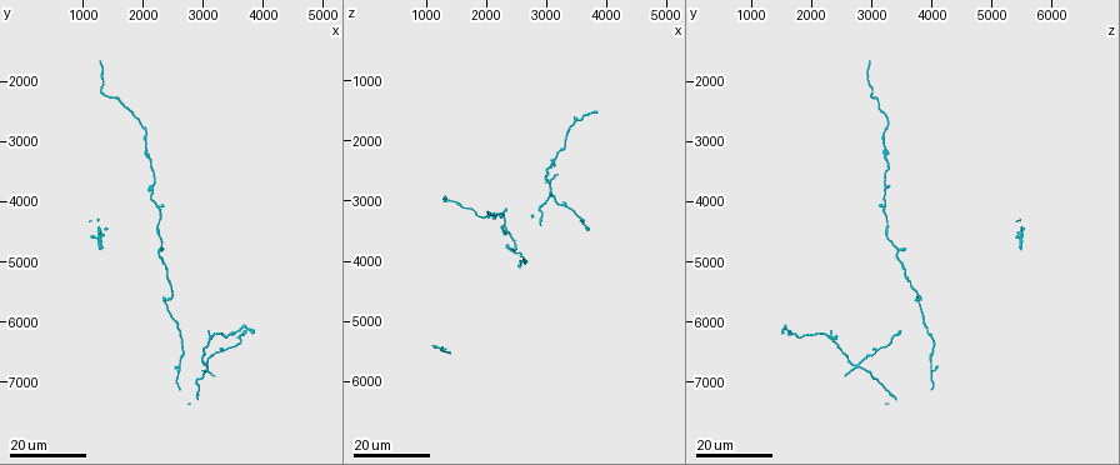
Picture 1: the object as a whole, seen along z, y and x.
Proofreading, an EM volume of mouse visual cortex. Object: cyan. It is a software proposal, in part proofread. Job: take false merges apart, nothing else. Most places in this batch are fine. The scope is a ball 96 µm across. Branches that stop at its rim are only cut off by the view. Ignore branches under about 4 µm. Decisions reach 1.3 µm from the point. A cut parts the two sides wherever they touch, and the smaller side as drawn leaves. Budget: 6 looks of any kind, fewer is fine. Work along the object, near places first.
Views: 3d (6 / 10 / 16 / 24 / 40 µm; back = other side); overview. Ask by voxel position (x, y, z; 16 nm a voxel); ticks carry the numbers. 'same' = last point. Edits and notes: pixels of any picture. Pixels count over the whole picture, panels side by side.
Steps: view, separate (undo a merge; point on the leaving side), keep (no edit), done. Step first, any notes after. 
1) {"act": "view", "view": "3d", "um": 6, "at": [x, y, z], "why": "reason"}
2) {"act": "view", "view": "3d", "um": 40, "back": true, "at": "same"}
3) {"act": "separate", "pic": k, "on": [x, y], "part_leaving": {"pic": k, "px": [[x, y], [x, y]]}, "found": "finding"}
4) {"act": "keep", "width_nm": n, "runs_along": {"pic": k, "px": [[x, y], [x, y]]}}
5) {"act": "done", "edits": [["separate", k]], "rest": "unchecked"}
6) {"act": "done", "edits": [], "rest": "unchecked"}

{"act": "view", "view": "3d", "um": 24, "at": [2250, 4800, 3450], "why": "three arms meet"}

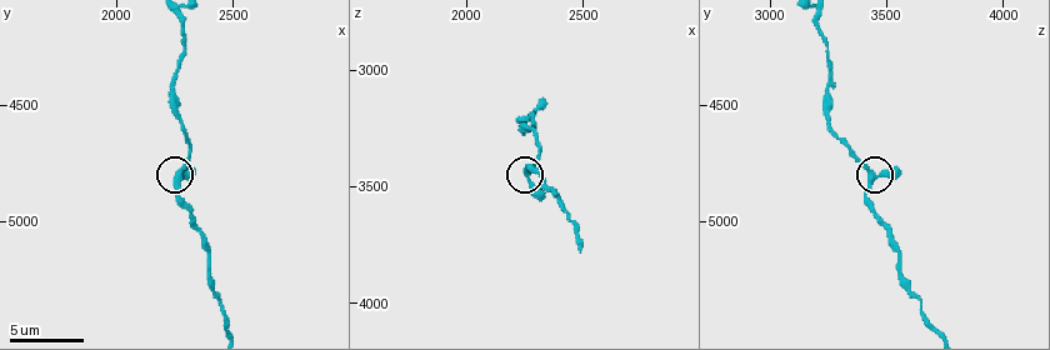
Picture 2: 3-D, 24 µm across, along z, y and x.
{"act": "view", "view": "3d", "um": 6, "at": [2270, 4810, 3450]}

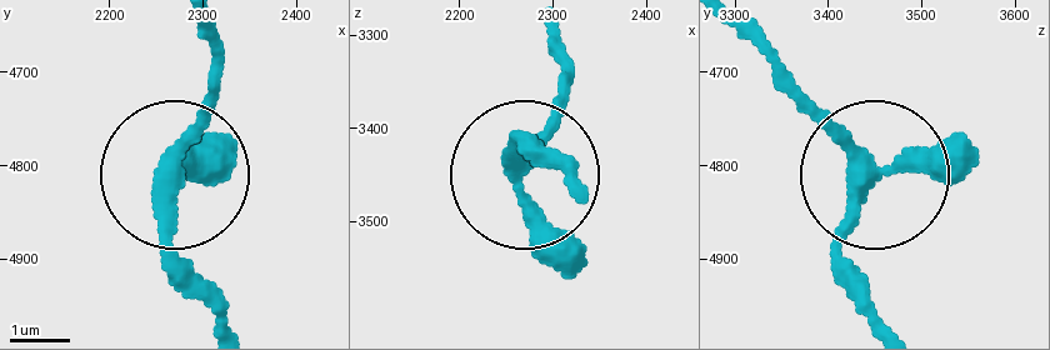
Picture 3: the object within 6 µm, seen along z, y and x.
{"act": "keep", "side_arm_um": 39, "runs_along": {"pic": 3, "px": [[884, 324], [839, 234], [864, 160], [794, 75]]}, "found": "continuous, no second cell"}

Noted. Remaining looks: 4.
{"act": "view", "view": "3d", "um": 24, "at": [3100, 6700, 2750], "why": "four-way junction"}

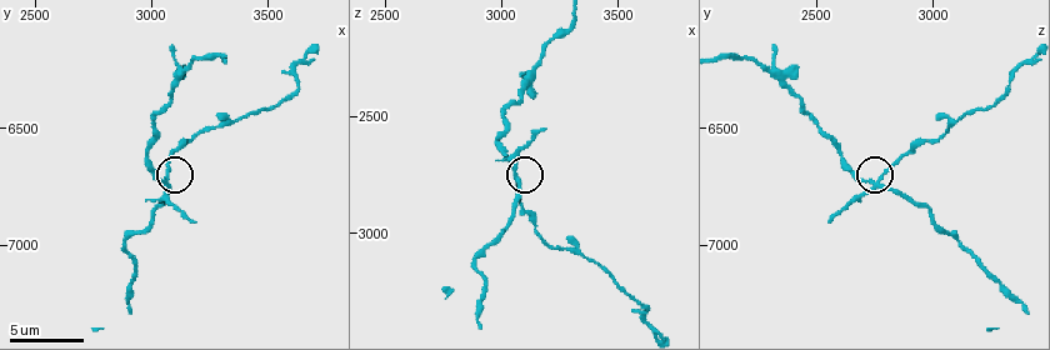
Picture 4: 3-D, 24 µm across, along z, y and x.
{"act": "view", "view": "3d", "um": 6, "at": [3070, 6710, 2770]}

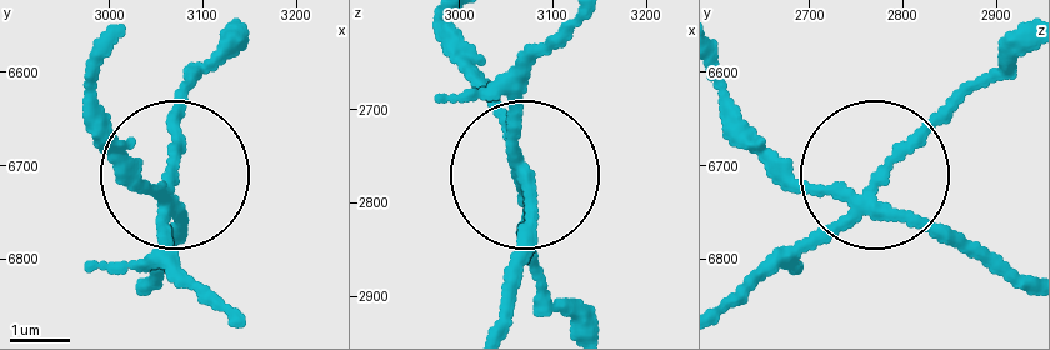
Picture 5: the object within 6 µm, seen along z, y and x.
{"act": "separate", "pic": 5, "on": [161, 249], "side_arm_um": 21, "arms": 4, "found": "two cells meet here"}

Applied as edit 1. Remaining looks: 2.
{"act": "done", "edits": [["separate", 5]], "rest": "unchecked"}

